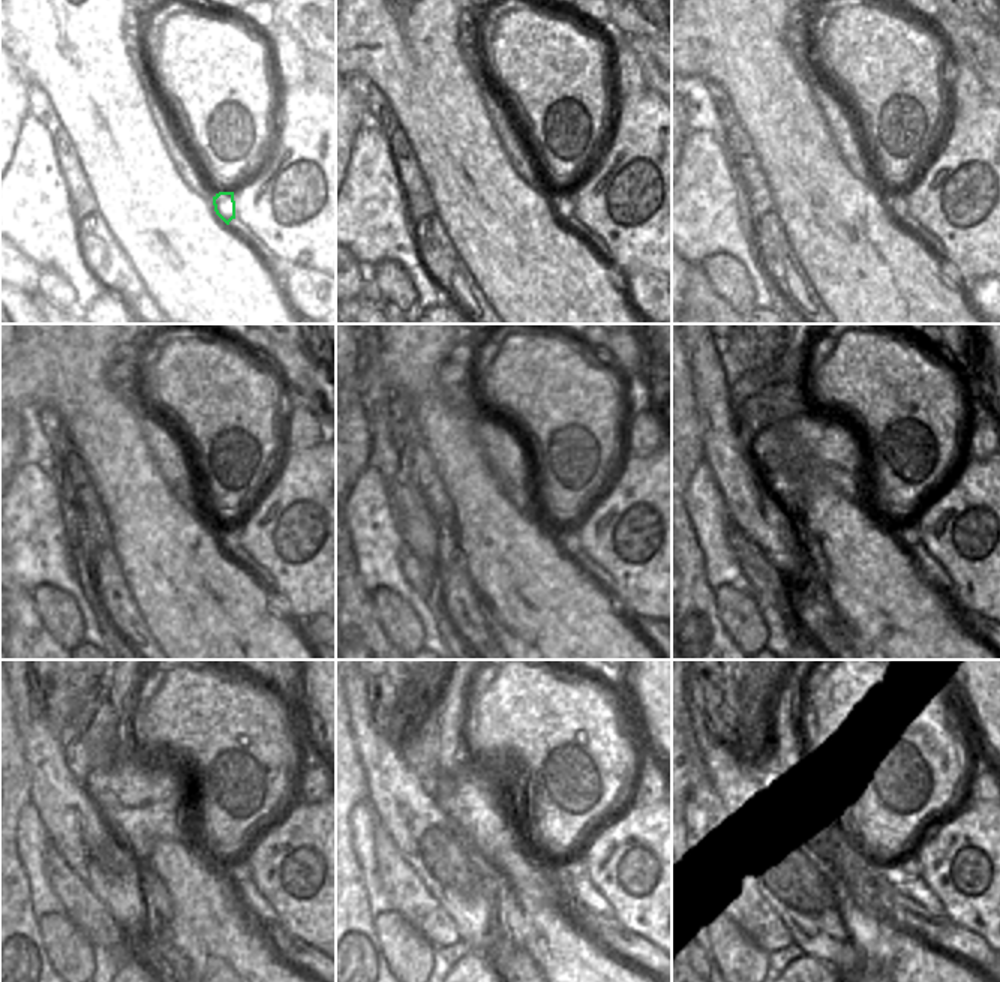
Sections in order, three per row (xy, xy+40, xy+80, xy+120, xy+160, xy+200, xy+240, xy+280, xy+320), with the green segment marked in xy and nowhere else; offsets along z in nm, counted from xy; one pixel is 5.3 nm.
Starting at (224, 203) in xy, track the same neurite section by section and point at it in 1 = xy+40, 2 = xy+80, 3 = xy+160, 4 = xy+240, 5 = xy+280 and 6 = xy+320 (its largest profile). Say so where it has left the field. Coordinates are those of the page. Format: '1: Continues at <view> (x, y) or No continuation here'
1: Continues at xy+40 (562, 203)
2: Continues at xy+80 (897, 203)
3: Continues at xy+160 (570, 538)
4: Continues at xy+240 (239, 870)
5: Continues at xy+280 (574, 868)
6: Continues at xy+320 (909, 870).

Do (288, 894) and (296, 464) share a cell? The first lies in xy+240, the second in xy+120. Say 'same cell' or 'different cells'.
same cell

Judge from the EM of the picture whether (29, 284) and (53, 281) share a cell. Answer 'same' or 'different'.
different

